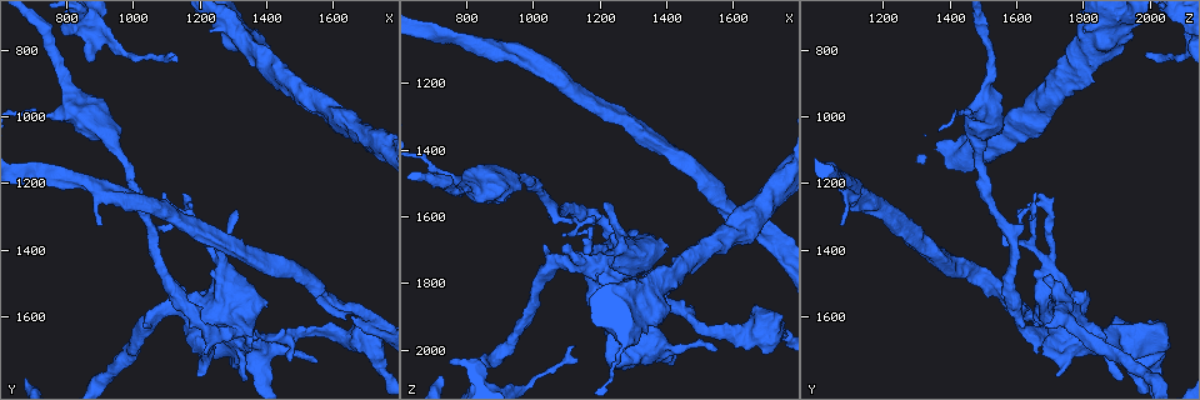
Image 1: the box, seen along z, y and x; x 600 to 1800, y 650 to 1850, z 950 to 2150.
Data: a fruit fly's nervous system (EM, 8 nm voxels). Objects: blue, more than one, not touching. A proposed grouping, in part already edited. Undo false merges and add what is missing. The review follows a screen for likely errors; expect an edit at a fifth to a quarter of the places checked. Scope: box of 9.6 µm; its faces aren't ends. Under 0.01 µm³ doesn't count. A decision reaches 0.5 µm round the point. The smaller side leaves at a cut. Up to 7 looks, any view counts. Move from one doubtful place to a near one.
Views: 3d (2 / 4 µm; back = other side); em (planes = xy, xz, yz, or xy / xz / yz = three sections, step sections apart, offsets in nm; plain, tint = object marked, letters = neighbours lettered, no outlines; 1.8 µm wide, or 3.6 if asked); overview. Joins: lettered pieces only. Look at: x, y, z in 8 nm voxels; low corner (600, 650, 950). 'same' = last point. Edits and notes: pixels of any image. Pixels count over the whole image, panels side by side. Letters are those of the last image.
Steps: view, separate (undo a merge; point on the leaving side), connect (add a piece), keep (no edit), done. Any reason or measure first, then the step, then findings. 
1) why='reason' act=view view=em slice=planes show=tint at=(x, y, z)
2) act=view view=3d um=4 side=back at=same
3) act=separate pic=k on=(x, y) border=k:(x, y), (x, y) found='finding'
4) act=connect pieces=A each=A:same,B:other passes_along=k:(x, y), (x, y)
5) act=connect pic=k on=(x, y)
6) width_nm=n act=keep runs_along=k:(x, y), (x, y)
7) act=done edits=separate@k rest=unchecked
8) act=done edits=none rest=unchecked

why='tapers out' act=view view=em slice=yz step=16 show=tint at=(1120, 800, 1980)

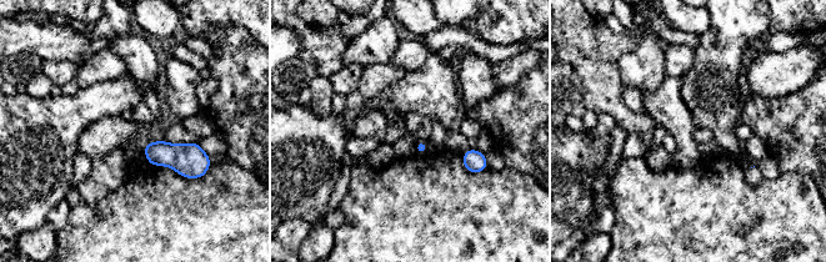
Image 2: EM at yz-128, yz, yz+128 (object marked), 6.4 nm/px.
why='another direction' act=view view=em slice=planes show=letters at=same

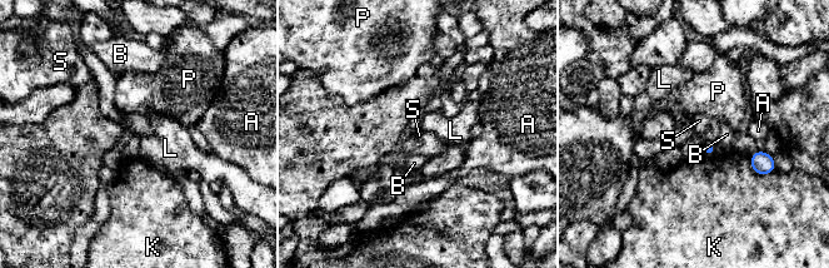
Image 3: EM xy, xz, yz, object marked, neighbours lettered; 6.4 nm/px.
act=keep each=A:other,B:other,K:other,L:other,P:other,S:other border=3:(705, 142), (713, 143) found='no lettered piece goes on from it'

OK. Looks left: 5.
why='thick turns thin' act=view view=em slice=planes show=letters at=(1270, 730, 1820)

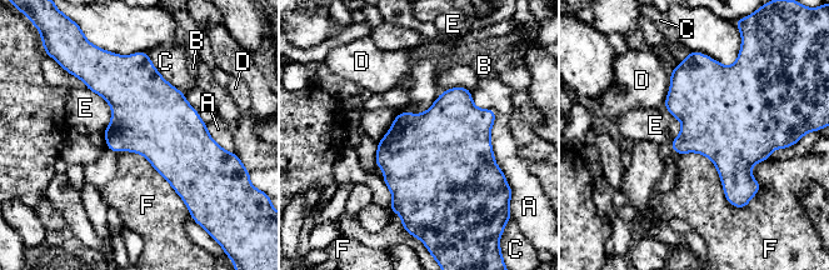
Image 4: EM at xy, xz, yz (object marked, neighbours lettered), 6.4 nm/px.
act=keep each=A:other,B:other,C:other,D:other,E:other,F:other border=4:(680, 154), (770, 159) found='one neuron here'

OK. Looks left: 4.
why='thin end' act=view view=3d um=4 at=(1550, 1730, 2000)

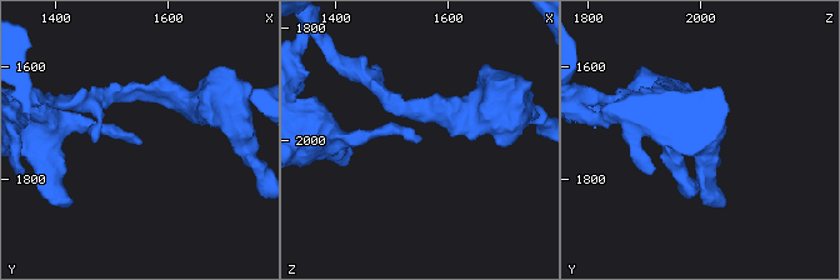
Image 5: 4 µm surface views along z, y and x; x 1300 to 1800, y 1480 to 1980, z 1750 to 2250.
act=view view=em slice=xy step=16 show=letters at=(1555, 1730, 2000)

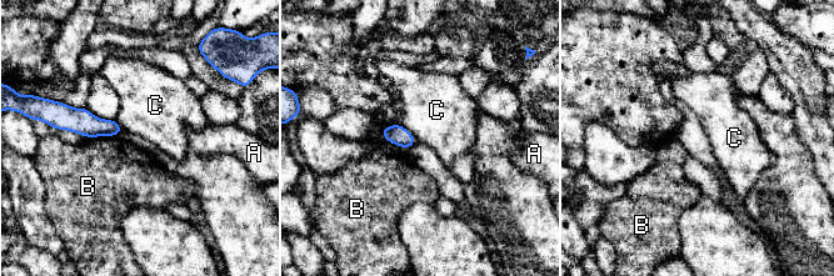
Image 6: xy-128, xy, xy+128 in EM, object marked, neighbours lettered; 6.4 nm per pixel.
act=view view=em slice=xz step=16 show=letters at=same

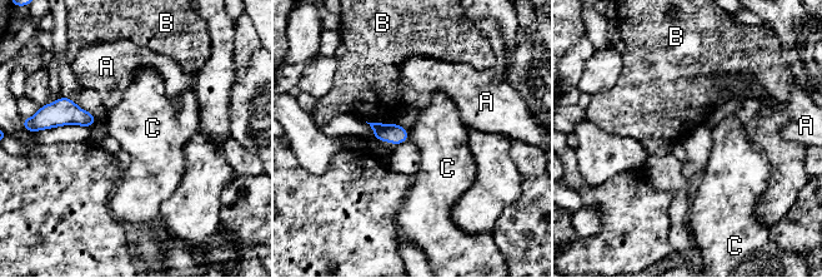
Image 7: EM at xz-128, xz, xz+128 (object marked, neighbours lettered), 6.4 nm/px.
act=keep each=A:other,B:other,C:other border=7:(407, 130), (409, 139) found='none of them fits'

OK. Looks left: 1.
act=done edits=none rest=unchecked

